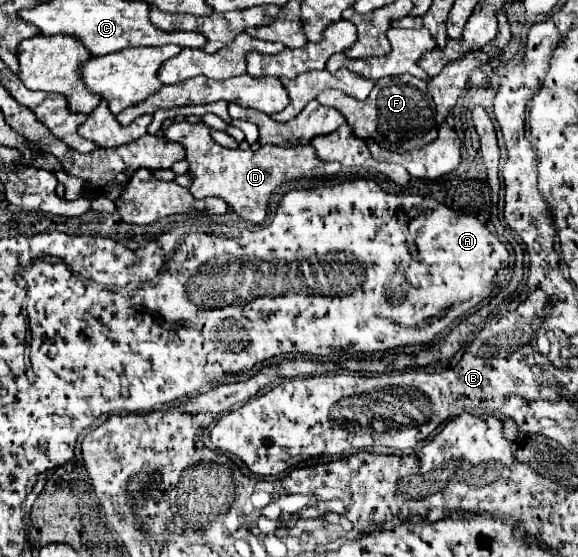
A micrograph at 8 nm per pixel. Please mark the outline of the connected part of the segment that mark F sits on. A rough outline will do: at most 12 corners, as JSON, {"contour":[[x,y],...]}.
{"contour":[[376,81],[366,101],[340,91],[338,107],[352,133],[408,153],[436,139],[426,81]]}

